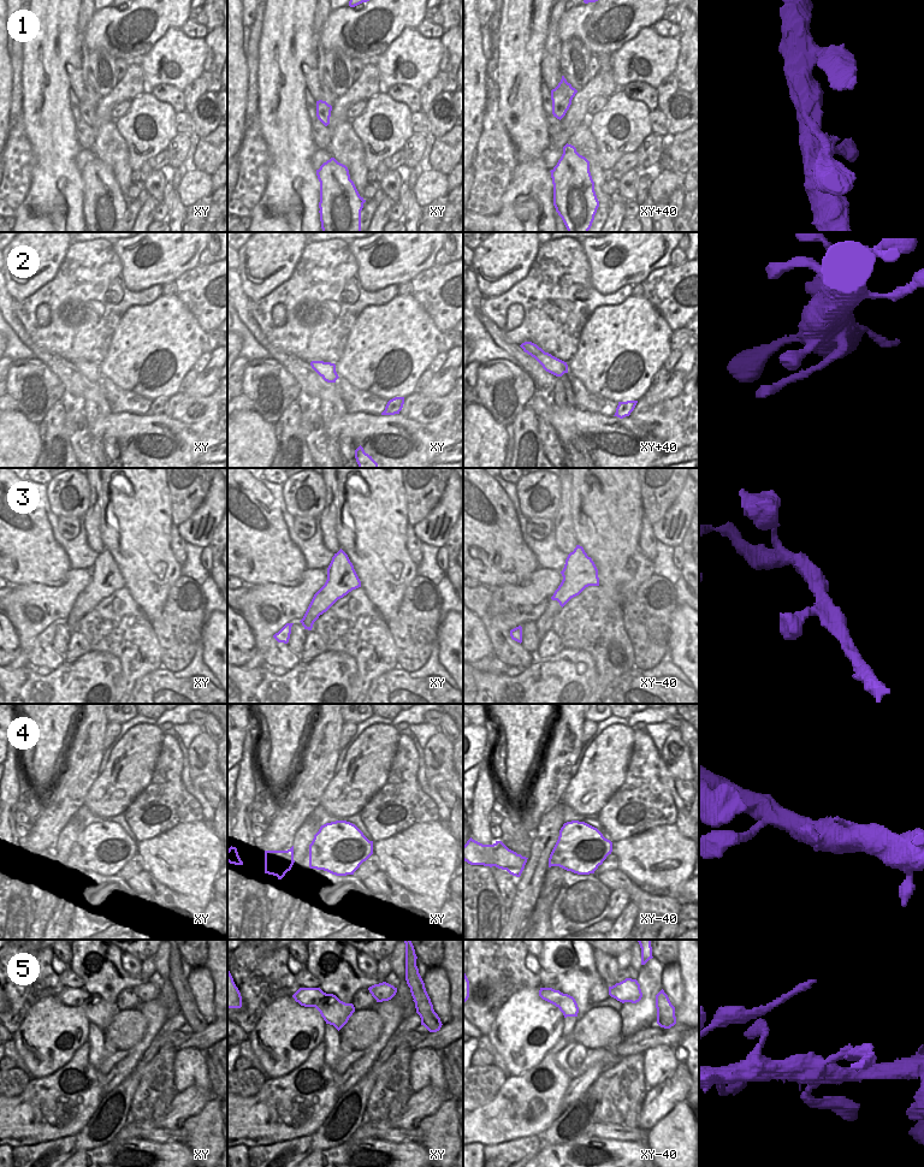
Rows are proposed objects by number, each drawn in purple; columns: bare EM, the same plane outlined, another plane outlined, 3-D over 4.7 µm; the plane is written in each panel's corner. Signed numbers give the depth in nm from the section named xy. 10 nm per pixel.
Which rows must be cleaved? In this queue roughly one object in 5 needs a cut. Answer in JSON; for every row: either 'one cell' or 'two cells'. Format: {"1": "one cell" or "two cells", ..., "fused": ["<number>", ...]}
{"1": "one cell", "2": "one cell", "3": "one cell", "4": "one cell", "5": "two cells", "fused": ["5"]}

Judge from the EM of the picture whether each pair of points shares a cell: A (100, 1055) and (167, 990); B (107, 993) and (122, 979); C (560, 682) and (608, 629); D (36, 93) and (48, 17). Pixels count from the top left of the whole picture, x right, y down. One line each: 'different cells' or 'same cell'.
A: different cells
B: same cell
C: different cells
D: same cell

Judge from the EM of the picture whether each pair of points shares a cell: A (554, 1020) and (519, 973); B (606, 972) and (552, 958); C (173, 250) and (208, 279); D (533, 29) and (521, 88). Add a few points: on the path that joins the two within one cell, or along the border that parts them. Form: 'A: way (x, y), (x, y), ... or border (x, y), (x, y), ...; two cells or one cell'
A: border (539, 985), (522, 988), (504, 1002); two cells
B: border (594, 961), (596, 970), (603, 979); two cells
C: border (197, 264), (187, 270), (175, 282); two cells
D: way (521, 43), (521, 73); one cell

